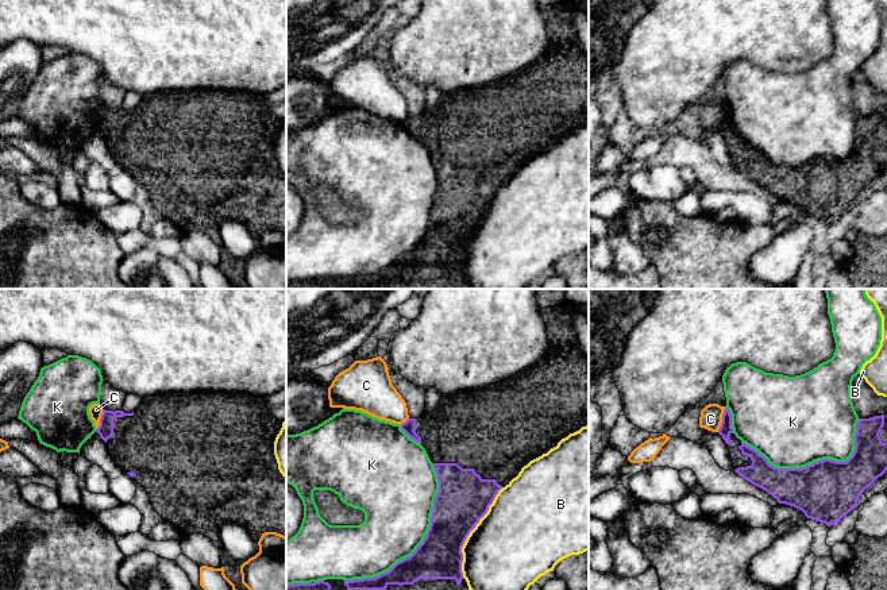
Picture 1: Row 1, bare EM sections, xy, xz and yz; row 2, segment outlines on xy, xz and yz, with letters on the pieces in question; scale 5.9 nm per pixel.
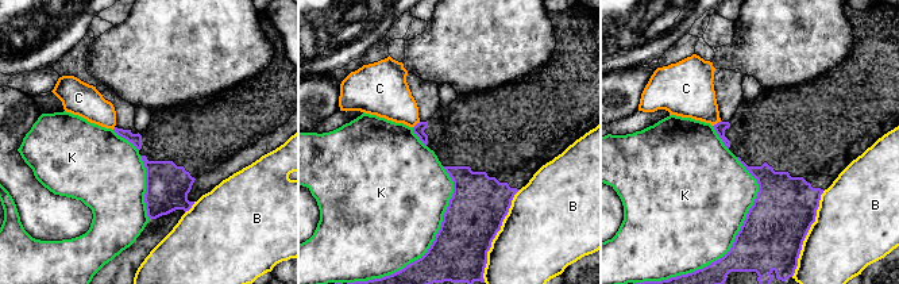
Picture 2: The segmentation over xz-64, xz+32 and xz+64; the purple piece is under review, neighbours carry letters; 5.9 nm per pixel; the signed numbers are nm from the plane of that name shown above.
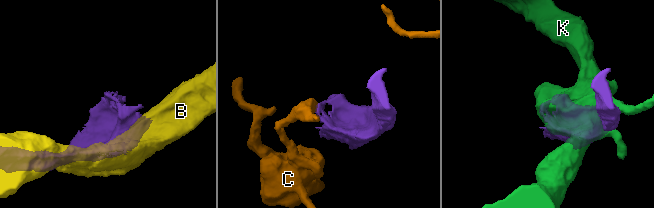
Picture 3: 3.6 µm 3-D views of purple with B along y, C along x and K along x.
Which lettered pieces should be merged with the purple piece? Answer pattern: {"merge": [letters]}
{"merge": []}

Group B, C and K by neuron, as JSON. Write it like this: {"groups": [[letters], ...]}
{"groups": [["B"], ["C"], ["K"]]}

